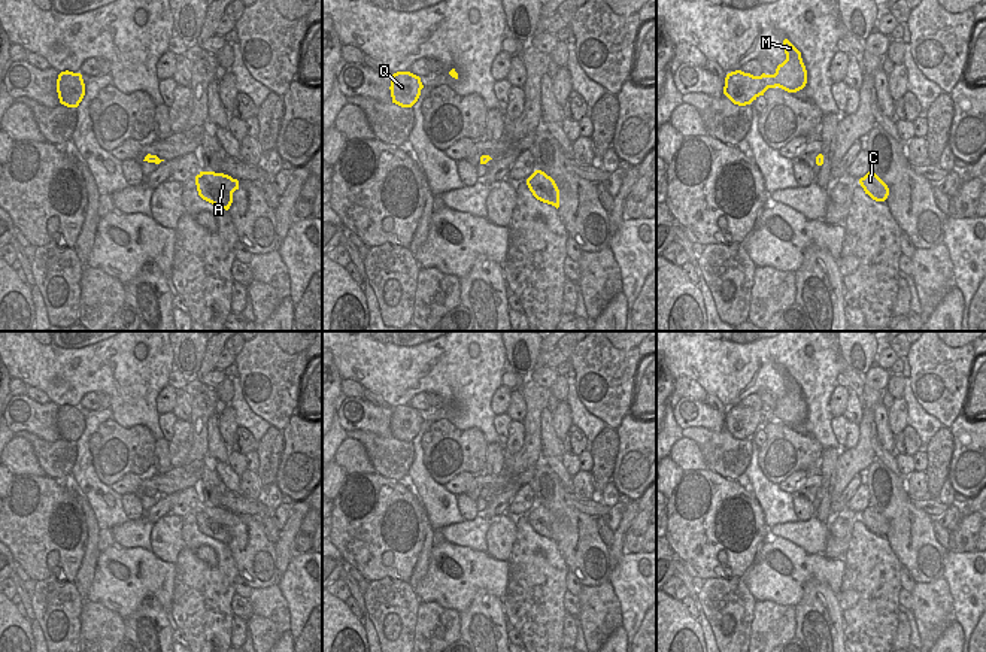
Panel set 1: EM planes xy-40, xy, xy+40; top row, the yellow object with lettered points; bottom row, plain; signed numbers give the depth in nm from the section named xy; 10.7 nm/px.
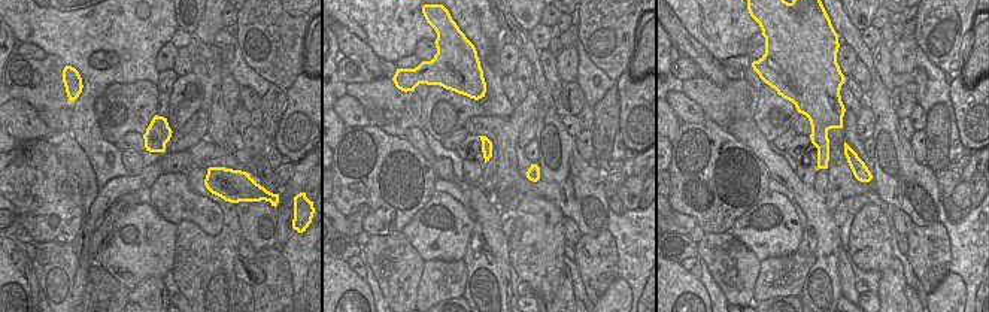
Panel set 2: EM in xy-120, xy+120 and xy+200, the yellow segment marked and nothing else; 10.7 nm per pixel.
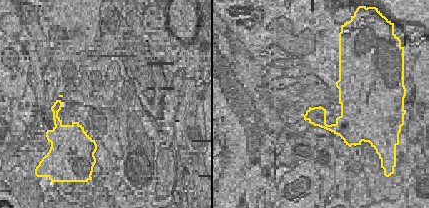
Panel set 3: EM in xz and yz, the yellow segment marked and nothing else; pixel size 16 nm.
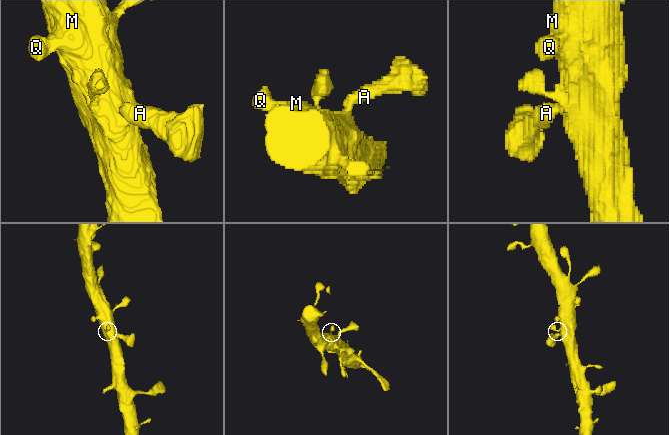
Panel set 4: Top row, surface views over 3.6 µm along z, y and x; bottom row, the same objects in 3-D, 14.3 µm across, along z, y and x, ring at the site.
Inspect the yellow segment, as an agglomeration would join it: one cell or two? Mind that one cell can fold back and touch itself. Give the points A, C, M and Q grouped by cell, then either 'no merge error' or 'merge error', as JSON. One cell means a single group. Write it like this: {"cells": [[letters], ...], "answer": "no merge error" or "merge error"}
{"cells": [["A", "C", "M", "Q"]], "answer": "no merge error"}

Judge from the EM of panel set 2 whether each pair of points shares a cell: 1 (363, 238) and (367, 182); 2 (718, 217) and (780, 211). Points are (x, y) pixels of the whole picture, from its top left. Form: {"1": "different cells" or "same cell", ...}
{"1": "different cells", "2": "different cells"}

